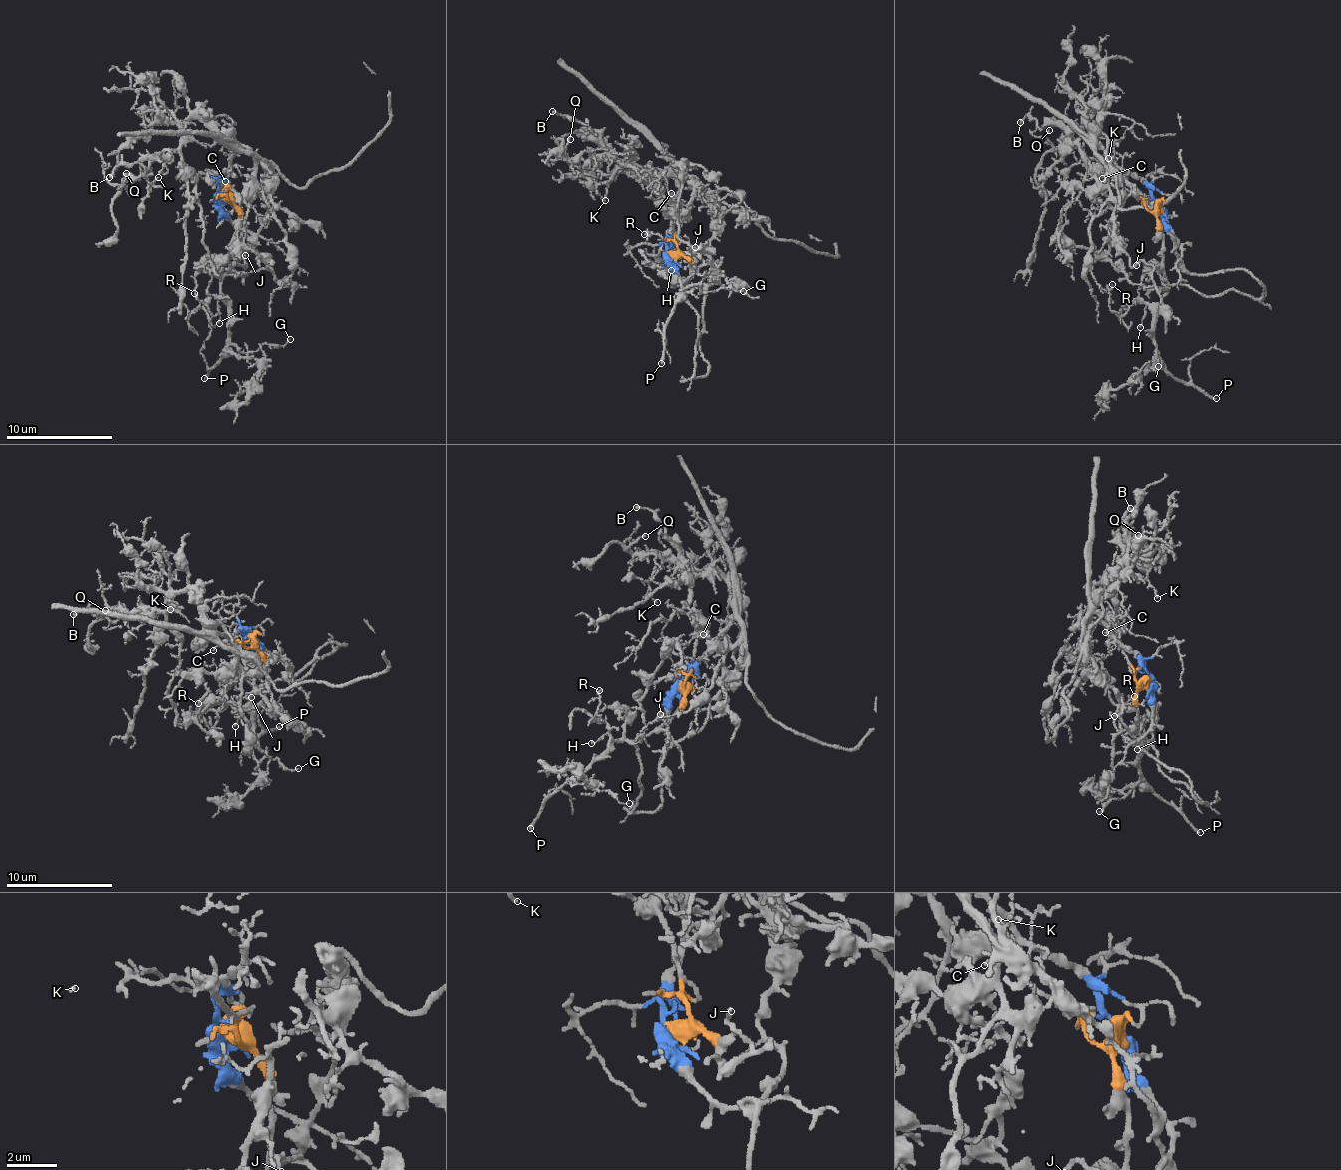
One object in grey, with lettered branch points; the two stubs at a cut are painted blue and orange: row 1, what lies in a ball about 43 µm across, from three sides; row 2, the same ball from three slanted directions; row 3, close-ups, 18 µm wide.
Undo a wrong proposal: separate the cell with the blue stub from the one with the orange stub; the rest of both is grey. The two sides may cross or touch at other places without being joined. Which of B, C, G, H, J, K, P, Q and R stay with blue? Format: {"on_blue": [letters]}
{"on_blue": ["B", "C", "K", "Q"]}

